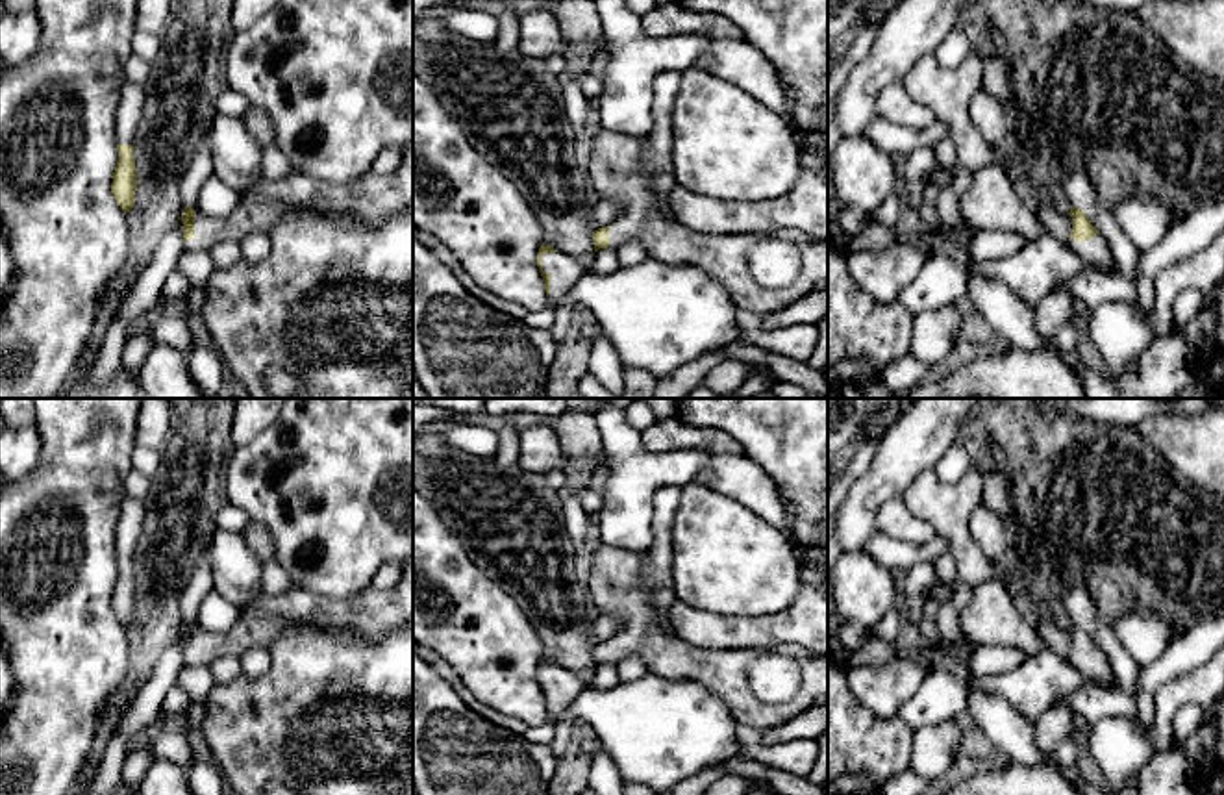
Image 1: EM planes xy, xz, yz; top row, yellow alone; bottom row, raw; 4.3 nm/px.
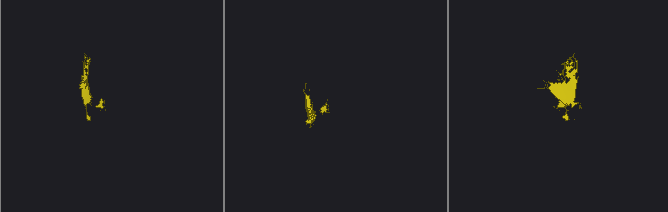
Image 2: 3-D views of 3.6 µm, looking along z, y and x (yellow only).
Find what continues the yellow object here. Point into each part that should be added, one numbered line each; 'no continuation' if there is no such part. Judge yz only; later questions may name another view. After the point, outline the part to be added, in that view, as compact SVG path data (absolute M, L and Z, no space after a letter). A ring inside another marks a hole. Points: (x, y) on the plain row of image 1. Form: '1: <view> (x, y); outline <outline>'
1: yz (1095, 668); outline M1096 649L1091 656L1070 656L1068 662L1091 682L1104 688L1115 688L1117 678L1113 675L1109 658L1102 649Z

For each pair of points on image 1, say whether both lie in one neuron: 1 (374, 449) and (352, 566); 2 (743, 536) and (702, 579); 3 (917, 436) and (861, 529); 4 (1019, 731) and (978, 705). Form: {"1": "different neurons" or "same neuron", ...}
{"1": "same neuron", "2": "same neuron", "3": "same neuron", "4": "same neuron"}

